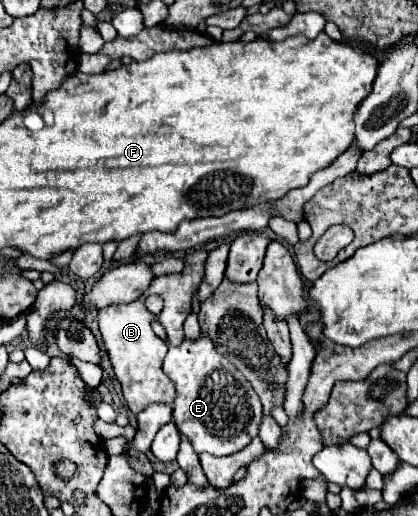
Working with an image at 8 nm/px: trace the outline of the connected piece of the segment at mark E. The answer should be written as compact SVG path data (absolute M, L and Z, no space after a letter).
M208 337L198 341L186 341L178 347L170 347L164 359L164 373L176 385L174 399L174 423L180 435L188 437L194 451L212 453L216 457L242 451L262 423L262 403L238 369L226 361L212 345Z

